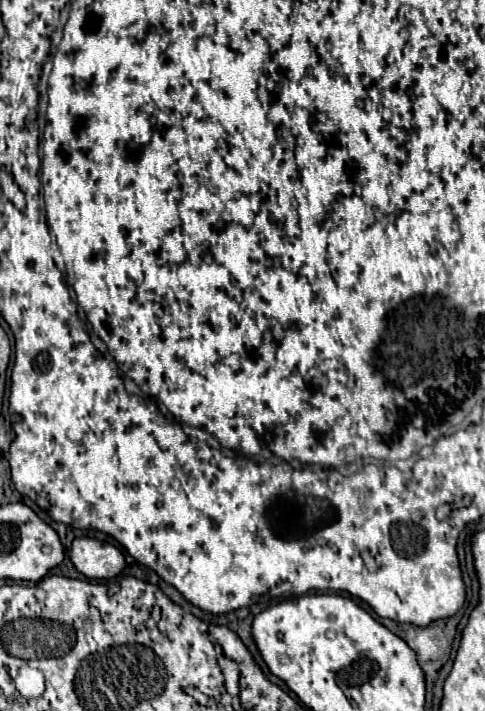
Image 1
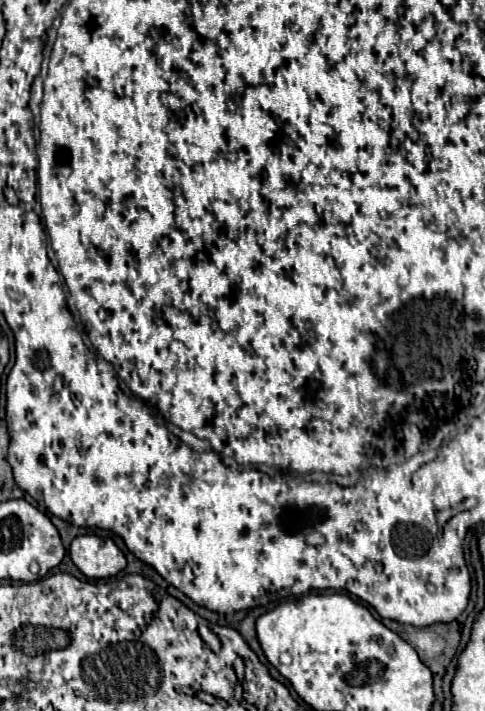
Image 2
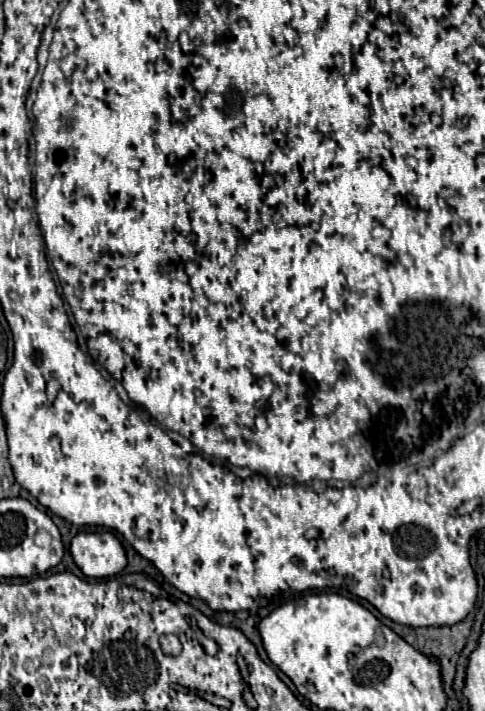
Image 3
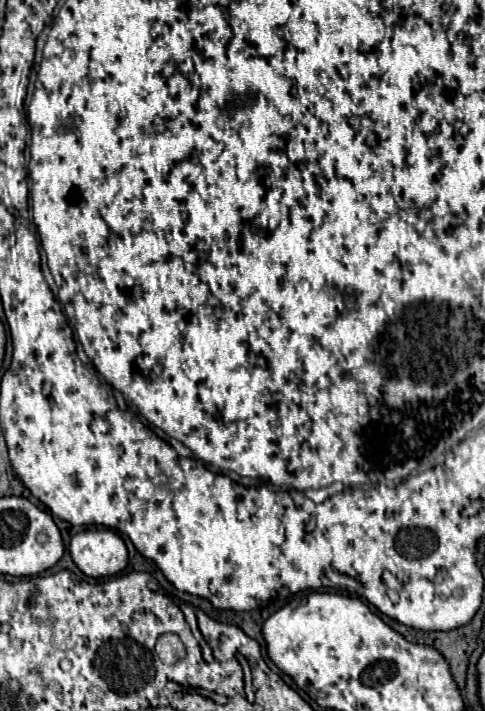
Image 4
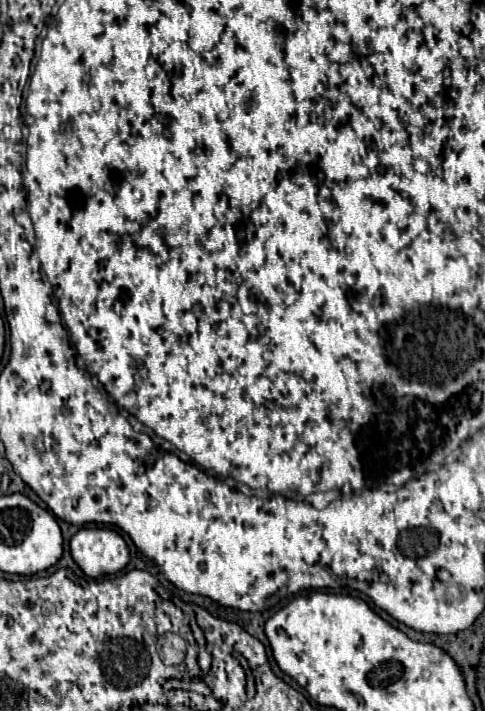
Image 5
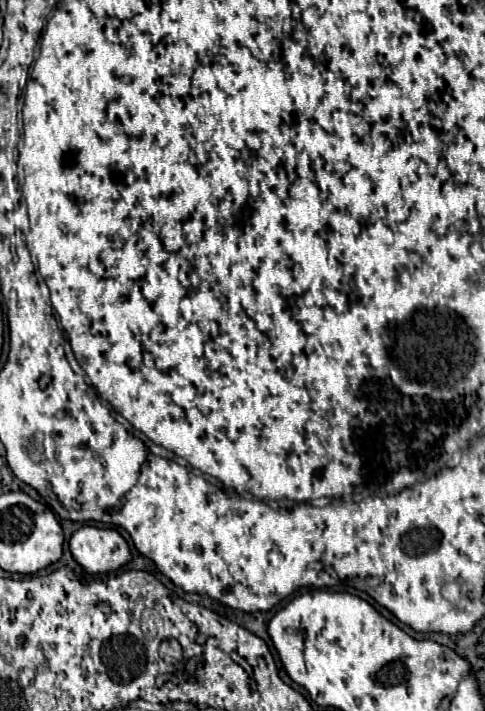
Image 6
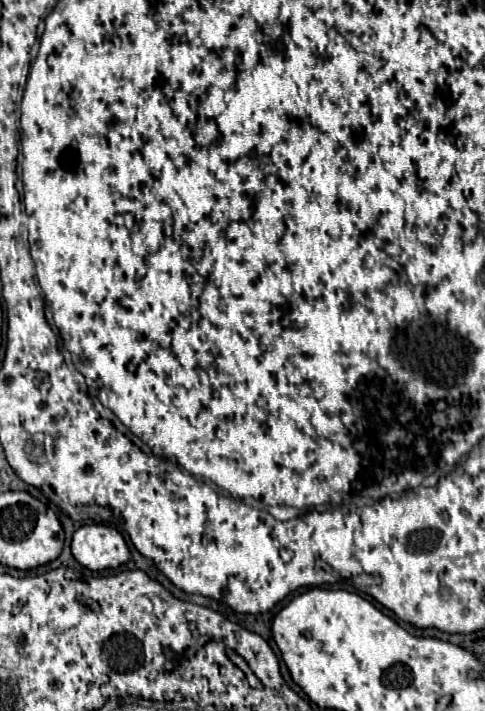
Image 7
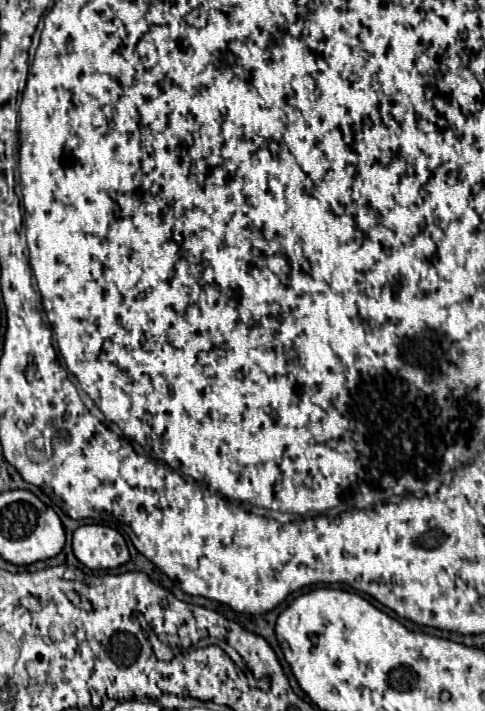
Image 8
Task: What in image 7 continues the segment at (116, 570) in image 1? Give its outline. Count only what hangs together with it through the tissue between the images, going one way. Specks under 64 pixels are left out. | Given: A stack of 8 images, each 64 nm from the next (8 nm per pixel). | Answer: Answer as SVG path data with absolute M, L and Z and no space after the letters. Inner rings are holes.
M80 526L72 536L72 554L88 570L118 568L130 560L122 534L112 526Z

